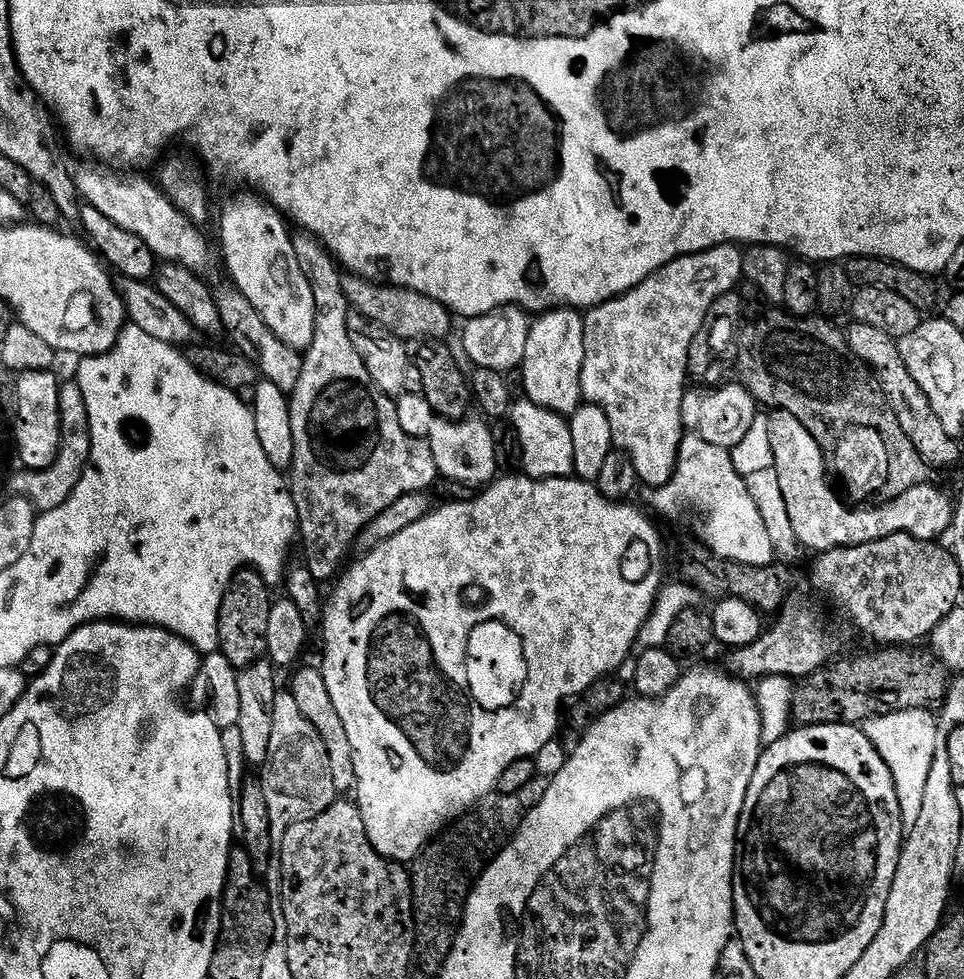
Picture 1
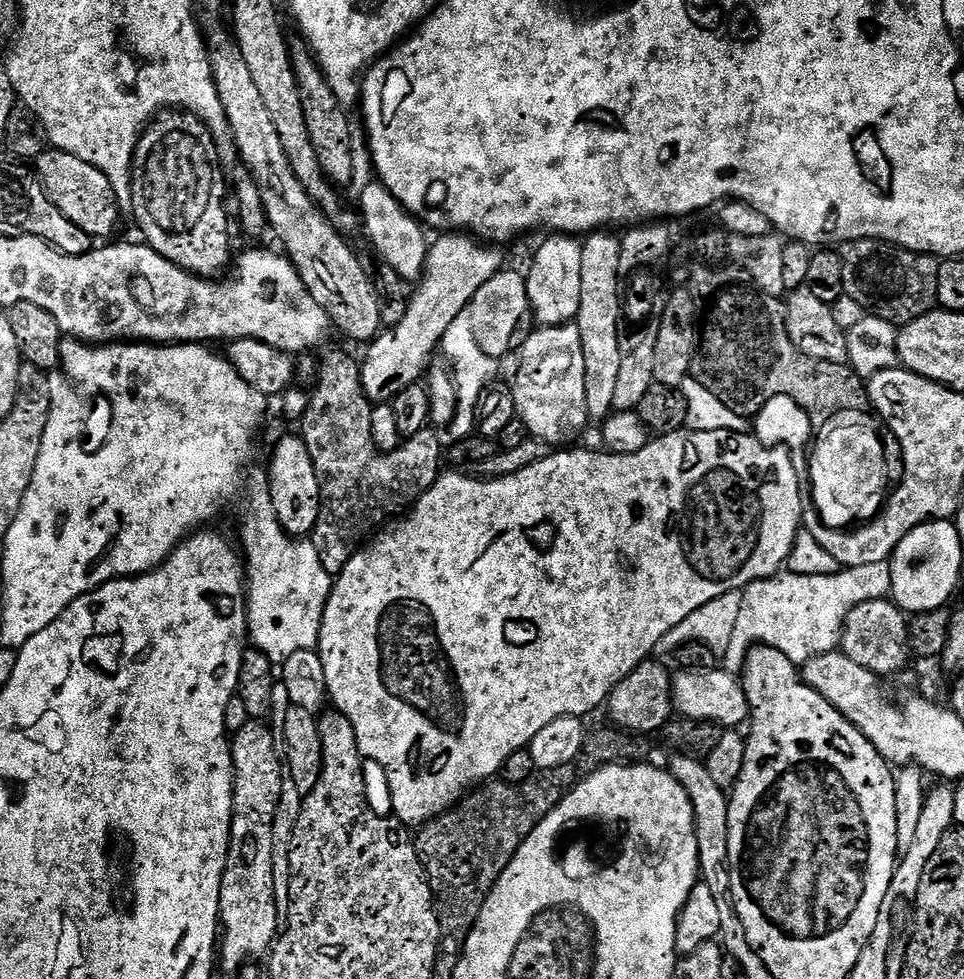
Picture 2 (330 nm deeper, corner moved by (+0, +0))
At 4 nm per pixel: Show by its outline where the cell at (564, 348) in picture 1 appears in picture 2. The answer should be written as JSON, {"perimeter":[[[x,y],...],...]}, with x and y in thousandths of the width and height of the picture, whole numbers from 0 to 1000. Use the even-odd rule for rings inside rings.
{"perimeter":[[[589,239],[570,240],[557,255],[547,275],[547,302],[552,323],[561,334],[581,334],[592,330],[603,313],[604,304],[604,259],[603,246]]]}

